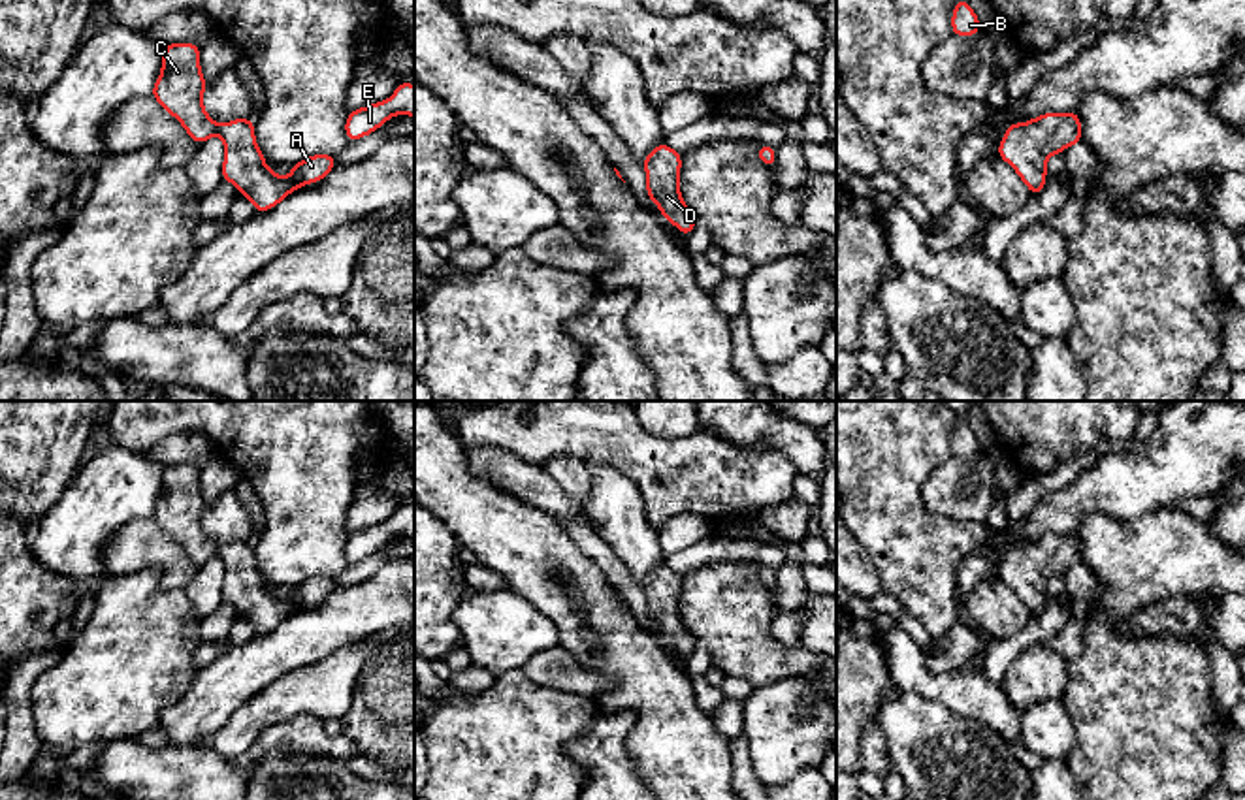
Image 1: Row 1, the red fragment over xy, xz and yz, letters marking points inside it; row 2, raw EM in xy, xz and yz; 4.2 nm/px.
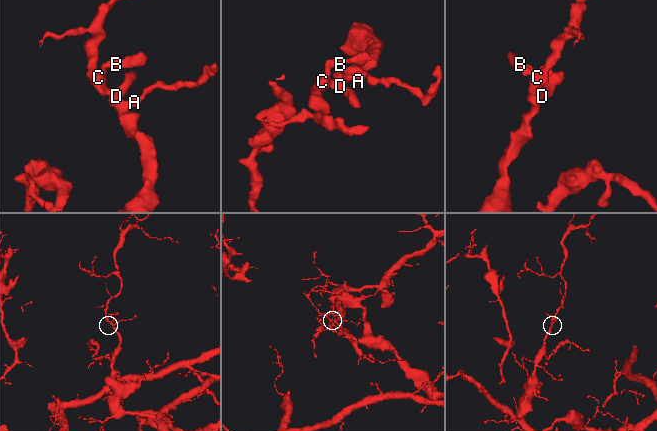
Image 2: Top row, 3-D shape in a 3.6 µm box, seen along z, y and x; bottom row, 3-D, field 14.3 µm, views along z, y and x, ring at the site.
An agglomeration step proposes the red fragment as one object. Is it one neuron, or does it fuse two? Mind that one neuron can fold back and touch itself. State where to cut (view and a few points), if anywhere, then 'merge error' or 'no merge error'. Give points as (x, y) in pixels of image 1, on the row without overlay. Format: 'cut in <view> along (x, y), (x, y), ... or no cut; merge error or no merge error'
no cut; no merge error

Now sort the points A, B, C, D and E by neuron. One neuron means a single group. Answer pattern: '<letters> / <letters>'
A B C D E

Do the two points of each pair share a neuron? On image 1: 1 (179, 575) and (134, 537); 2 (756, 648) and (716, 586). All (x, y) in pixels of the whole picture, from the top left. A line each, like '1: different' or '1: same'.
1: same
2: same

